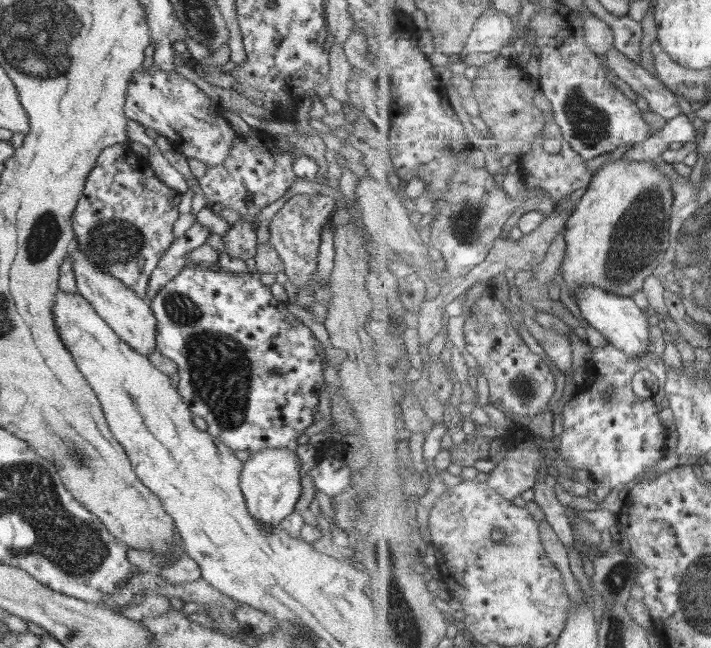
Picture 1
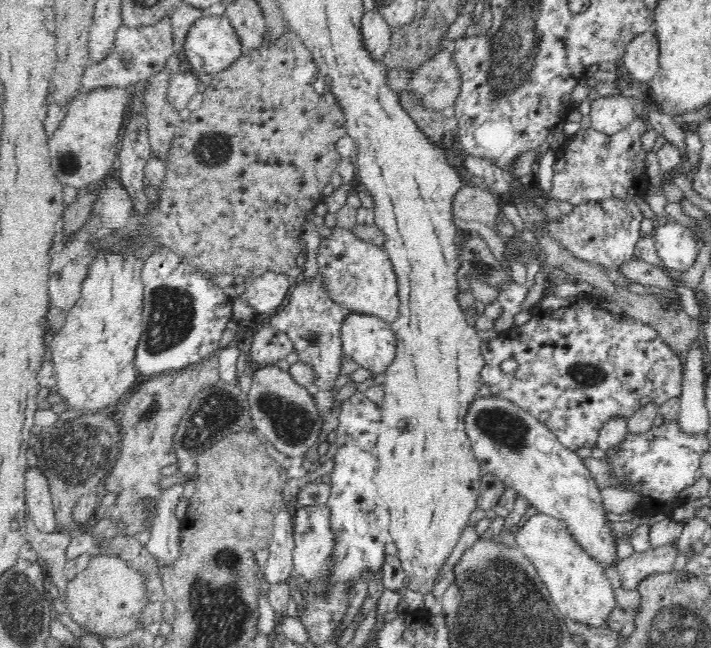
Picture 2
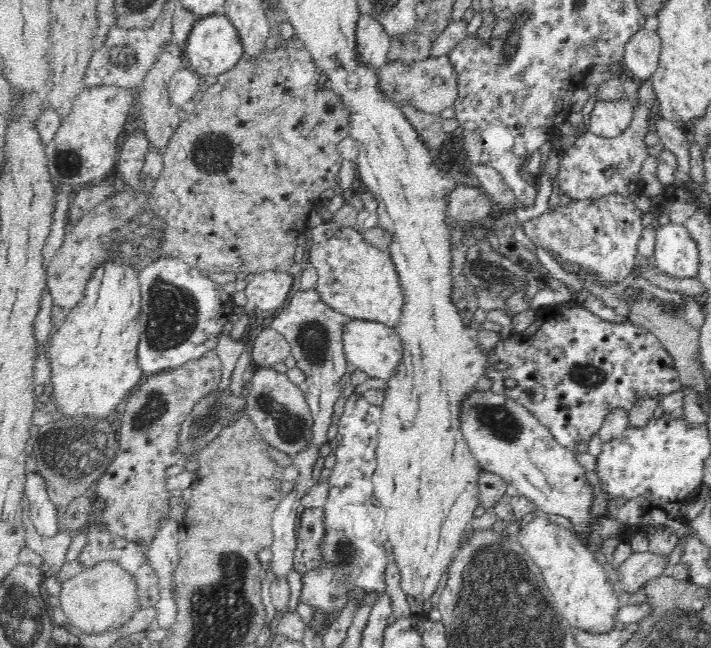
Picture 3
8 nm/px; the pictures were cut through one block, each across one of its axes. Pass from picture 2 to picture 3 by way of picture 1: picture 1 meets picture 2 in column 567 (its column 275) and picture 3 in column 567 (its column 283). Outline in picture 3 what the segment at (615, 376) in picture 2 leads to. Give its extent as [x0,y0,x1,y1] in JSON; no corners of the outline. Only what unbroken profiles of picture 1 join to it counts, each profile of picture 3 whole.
[483,299,683,451]

